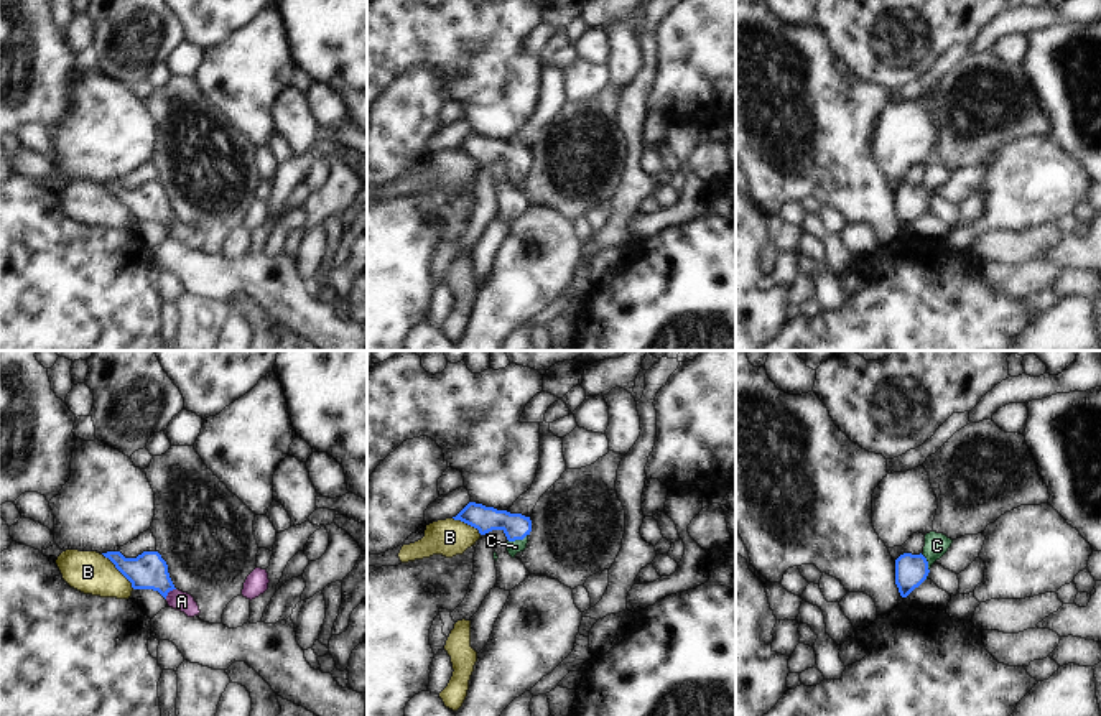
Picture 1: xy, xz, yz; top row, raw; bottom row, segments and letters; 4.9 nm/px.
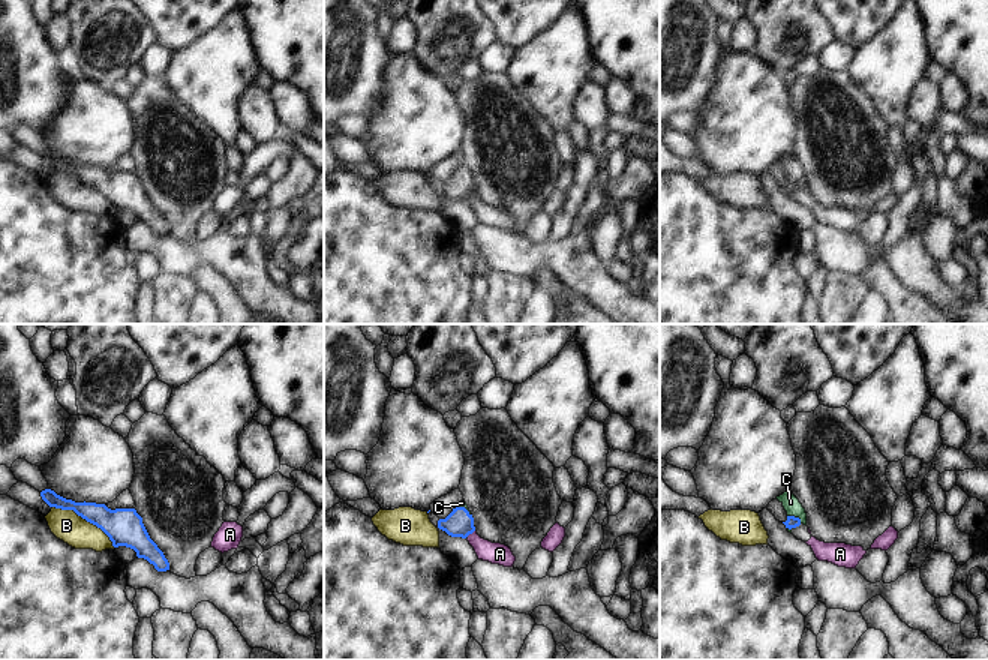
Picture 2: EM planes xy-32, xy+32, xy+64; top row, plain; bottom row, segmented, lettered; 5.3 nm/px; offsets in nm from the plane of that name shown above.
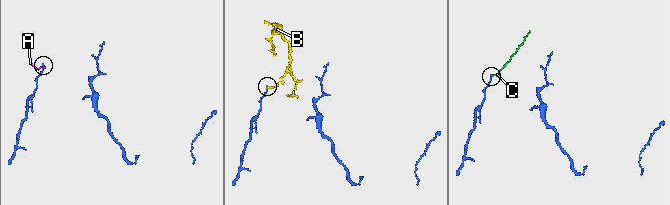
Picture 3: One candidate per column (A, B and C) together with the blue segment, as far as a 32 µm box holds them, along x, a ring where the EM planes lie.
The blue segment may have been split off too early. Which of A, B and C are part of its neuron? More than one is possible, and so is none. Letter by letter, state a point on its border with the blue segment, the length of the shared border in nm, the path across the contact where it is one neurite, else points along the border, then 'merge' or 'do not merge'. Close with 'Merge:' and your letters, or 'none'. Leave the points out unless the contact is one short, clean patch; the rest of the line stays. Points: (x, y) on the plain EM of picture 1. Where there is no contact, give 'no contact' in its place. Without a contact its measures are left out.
A: meets blue in xy at (168, 223); contact 80 nm long; border along xy (175, 219), (165, 229); do not merge
B: meets blue in xy at (119, 201); contact 240 nm long; border along xy (102, 185), (134, 219); do not merge
C: meets blue in xz at (517, 170); contact 110 nm long; runs through xz (486, 150), (499, 150), (517, 170), (515, 178); merge
Merge: C

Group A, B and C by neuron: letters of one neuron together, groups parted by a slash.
A / B / C

